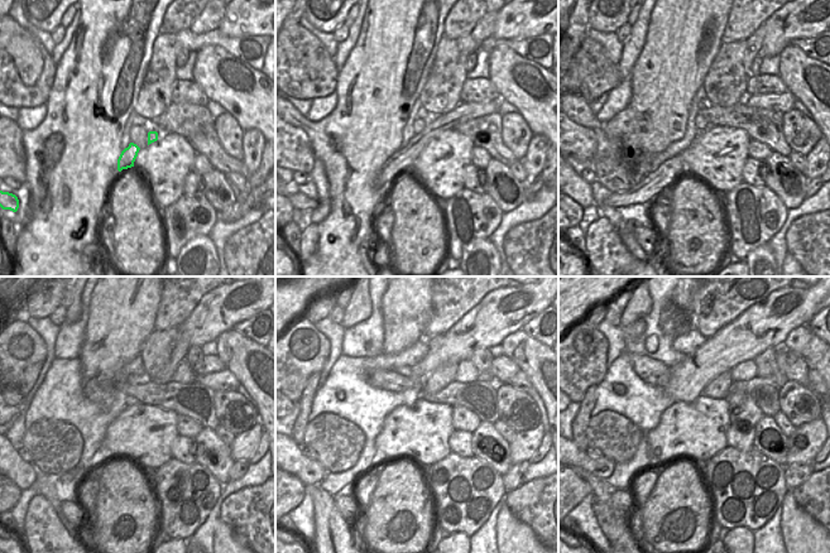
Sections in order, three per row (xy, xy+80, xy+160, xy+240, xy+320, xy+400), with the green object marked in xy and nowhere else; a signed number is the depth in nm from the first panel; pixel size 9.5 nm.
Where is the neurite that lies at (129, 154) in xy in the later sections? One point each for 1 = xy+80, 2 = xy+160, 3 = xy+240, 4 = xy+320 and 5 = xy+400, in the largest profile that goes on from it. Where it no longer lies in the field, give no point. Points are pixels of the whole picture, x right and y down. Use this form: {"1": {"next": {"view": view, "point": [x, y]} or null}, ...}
{"1": {"next": {"view": "xy+80", "point": [465, 111]}}, "2": {"next": {"view": "xy+160", "point": [656, 182]}}, "3": {"next": {"view": "xy+240", "point": [225, 380]}}, "4": {"next": {"view": "xy+320", "point": [519, 381]}}, "5": {"next": {"view": "xy+400", "point": [815, 379]}}}

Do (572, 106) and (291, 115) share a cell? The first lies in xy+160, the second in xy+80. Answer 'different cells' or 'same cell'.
same cell

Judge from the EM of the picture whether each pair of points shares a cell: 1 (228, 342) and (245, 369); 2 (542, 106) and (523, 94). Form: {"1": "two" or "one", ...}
{"1": "one", "2": "one"}

